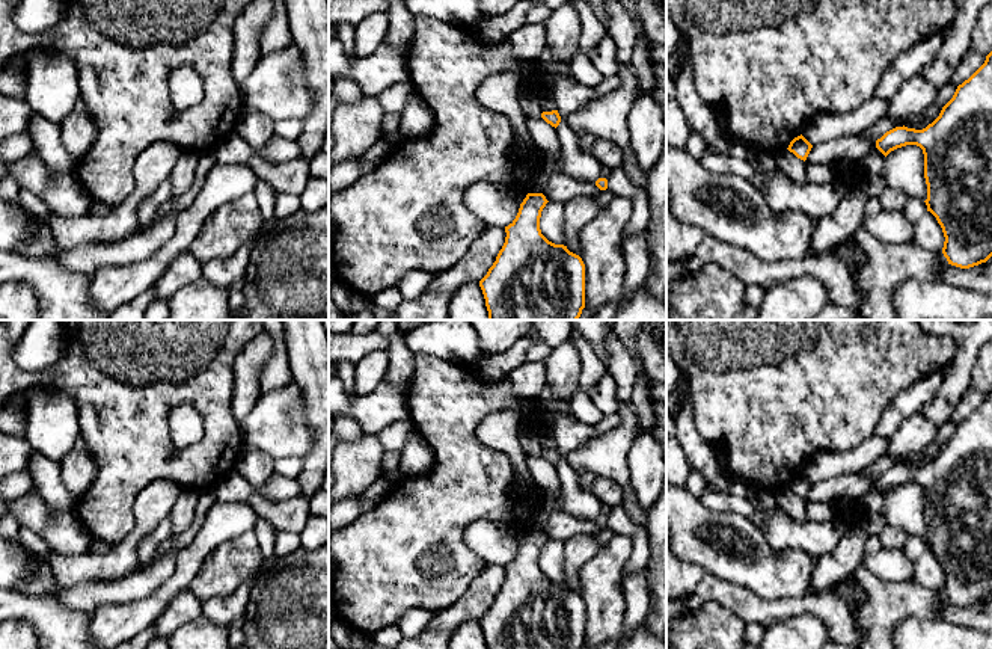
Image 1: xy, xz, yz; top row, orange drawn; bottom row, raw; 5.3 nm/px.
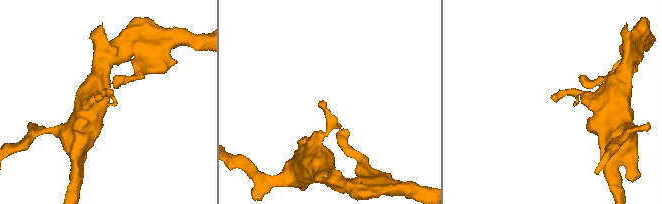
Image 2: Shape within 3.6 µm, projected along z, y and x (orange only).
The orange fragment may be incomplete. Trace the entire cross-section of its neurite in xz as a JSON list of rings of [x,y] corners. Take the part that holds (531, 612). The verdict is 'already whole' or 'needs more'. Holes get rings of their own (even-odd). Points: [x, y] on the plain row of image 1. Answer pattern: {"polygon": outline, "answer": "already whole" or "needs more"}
{"polygon": [[[528,531],[516,557],[505,564],[505,581],[479,619],[487,649],[582,649],[585,646],[582,596],[541,572],[540,555],[547,540],[543,531]]], "answer": "already whole"}

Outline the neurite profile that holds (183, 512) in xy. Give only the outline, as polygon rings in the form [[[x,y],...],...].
[[[193,488],[182,489],[178,501],[175,503],[175,506],[169,515],[170,521],[172,521],[170,537],[181,534],[182,531],[185,531],[190,527],[190,524],[194,518],[199,497],[201,497],[201,491],[197,491],[197,489],[193,489]]]

